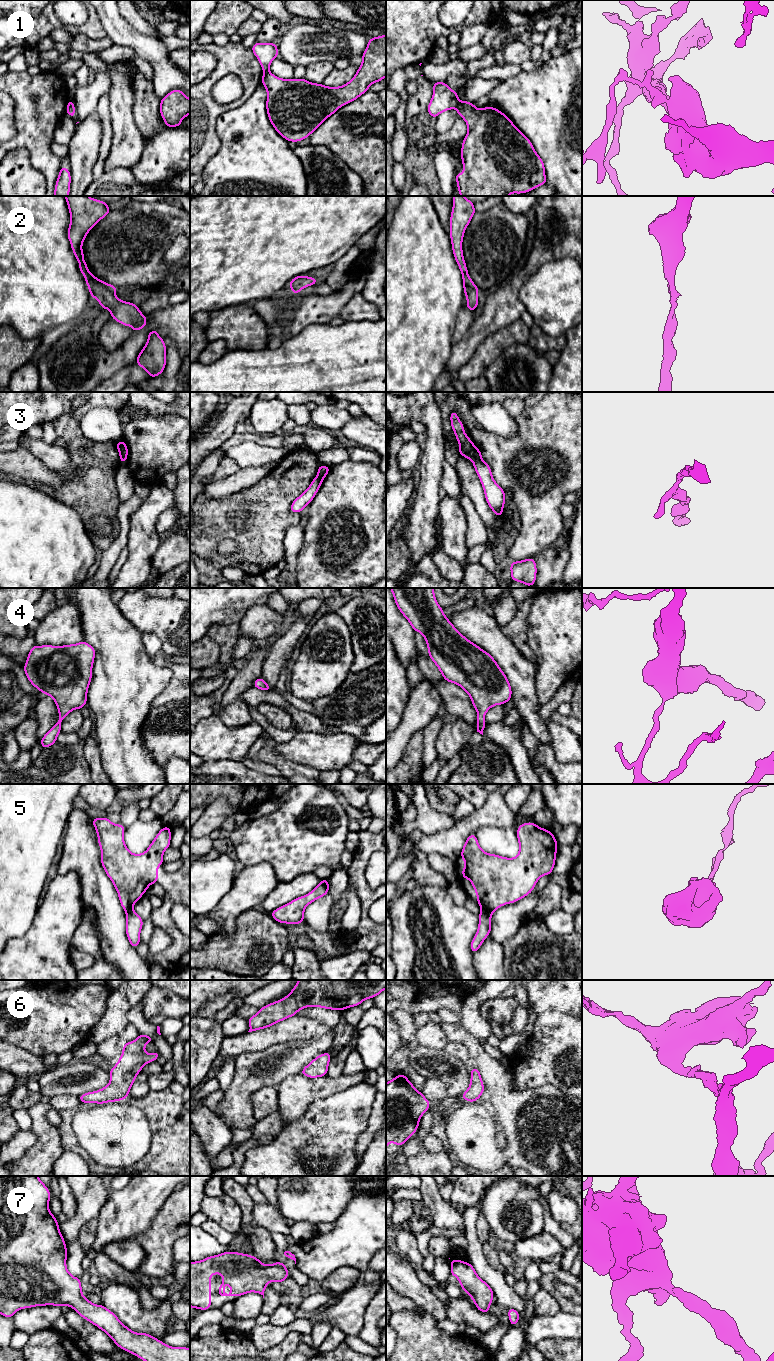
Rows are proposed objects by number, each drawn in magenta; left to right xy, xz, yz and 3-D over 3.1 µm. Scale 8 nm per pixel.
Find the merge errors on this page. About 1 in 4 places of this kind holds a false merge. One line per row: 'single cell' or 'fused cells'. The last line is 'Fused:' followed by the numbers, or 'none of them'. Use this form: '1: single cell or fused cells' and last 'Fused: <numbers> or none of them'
1: fused cells
2: single cell
3: single cell
4: single cell
5: fused cells
6: single cell
7: single cell
Fused: 1, 5

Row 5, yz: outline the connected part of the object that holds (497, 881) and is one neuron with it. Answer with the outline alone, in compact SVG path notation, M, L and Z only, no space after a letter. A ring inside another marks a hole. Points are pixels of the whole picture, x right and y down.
M527 822L518 826L517 839L519 853L515 858L484 852L474 833L466 839L462 848L460 856L465 862L462 879L470 880L477 895L477 903L483 910L492 914L499 907L515 903L529 895L539 878L553 871L558 843L550 830L543 829L533 822Z

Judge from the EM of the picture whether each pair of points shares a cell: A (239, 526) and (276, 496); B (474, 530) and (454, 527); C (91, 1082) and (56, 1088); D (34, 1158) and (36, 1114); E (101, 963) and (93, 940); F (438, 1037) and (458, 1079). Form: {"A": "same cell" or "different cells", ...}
{"A": "same cell", "B": "different cells", "C": "same cell", "D": "same cell", "E": "same cell", "F": "different cells"}

